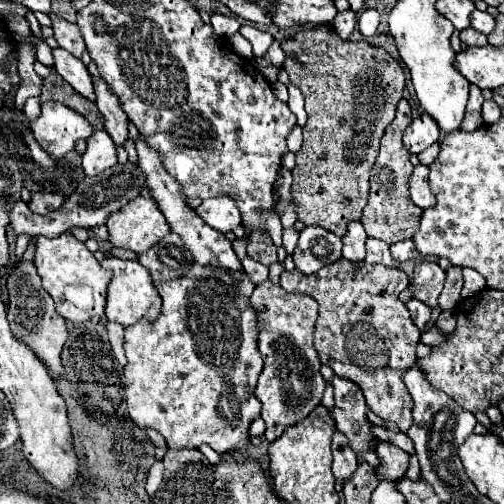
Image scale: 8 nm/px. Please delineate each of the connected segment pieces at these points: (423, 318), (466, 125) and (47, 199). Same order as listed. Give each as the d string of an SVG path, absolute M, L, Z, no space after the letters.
M411 298L411 300L407 302L407 310L411 312L411 318L415 320L415 326L417 326L421 332L425 332L425 326L429 324L429 318L431 318L431 308L427 308L423 302Z
M471 86L471 88L469 88L467 112L465 112L465 118L463 118L463 124L461 124L461 128L463 128L465 132L473 132L473 130L477 130L477 128L483 124L483 118L481 118L481 104L483 104L481 90L479 90L477 86Z
M33 192L31 196L31 202L29 202L29 208L33 214L47 214L47 212L53 212L57 208L61 208L63 204L63 196L59 194L51 194L51 192Z

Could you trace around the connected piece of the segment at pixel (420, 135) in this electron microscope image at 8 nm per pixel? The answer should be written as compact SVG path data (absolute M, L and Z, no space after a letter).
M429 114L415 118L403 132L403 144L411 154L419 154L439 140L439 126Z

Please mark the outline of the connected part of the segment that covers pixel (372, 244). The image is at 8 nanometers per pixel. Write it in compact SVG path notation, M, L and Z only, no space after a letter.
M367 238L365 262L369 262L369 264L383 264L383 266L389 266L389 268L397 266L397 260L391 256L389 246L383 240L377 240L377 238Z

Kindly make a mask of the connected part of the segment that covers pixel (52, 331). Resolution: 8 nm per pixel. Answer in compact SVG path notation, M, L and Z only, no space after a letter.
M15 262L15 266L7 276L7 292L9 292L9 308L7 308L7 320L11 324L11 332L15 332L17 340L23 340L23 344L29 344L31 352L37 356L41 364L45 364L49 376L53 380L63 378L63 364L61 364L61 350L67 340L67 328L65 320L55 312L55 304L47 292L43 292L39 274L35 272L35 266L29 262Z

